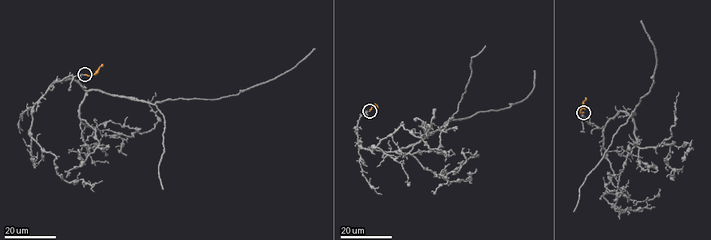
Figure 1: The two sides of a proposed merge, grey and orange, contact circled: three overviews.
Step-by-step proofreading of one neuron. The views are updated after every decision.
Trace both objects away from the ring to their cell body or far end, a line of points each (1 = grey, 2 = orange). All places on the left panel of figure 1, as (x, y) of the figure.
1: (85, 74), (49, 86), (76, 80), (85, 89), (153, 104), (217, 100), (279, 76), (315, 49)
2: (85, 74), (94, 73), (103, 64)

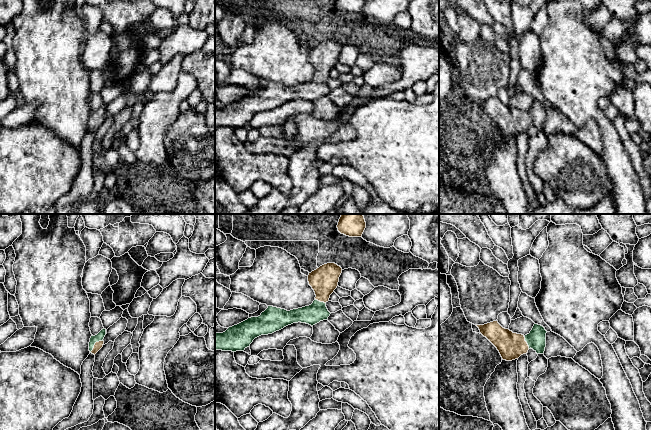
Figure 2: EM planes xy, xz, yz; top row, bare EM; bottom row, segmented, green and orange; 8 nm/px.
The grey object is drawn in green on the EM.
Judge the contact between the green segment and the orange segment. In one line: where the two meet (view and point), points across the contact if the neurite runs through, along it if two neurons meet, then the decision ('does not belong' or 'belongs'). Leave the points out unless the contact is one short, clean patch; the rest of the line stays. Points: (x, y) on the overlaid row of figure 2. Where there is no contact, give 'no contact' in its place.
meets green in xy at (94, 344); runs through xy (100, 336), (94, 344), (98, 345); belongs

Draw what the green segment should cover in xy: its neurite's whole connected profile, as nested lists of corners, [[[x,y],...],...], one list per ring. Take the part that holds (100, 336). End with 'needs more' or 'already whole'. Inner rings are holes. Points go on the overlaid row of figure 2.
[[[103,328],[97,335],[91,336],[89,342],[90,353],[95,355],[103,347],[104,344],[103,339],[105,335],[106,335],[106,329]]]; needs more

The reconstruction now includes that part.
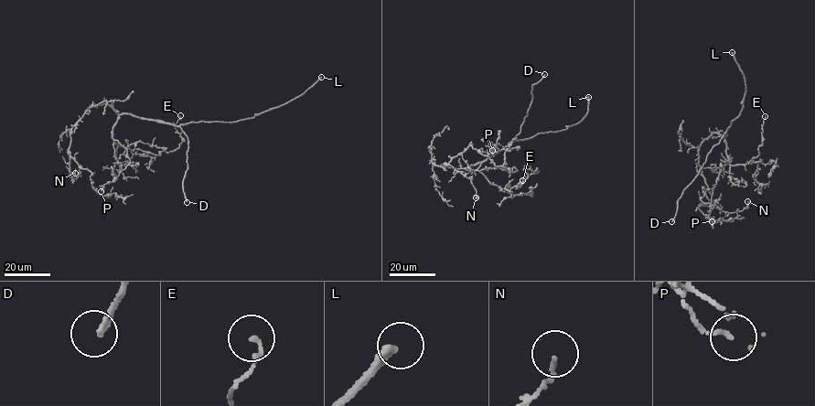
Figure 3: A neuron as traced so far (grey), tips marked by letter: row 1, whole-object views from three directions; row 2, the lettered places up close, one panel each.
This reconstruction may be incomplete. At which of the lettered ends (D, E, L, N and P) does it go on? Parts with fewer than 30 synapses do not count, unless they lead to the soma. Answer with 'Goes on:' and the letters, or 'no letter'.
Goes on: D, L

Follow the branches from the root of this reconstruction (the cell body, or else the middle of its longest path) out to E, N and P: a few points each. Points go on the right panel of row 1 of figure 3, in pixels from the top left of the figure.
E: (723, 135), (728, 163), (760, 162), (753, 158), (762, 144), (765, 116)
N: (723, 135), (711, 133), (698, 152), (700, 172), (707, 186), (706, 197), (729, 212), (742, 210), (747, 201)
P: (723, 135), (727, 163), (720, 172), (713, 191), (709, 219), (712, 221)

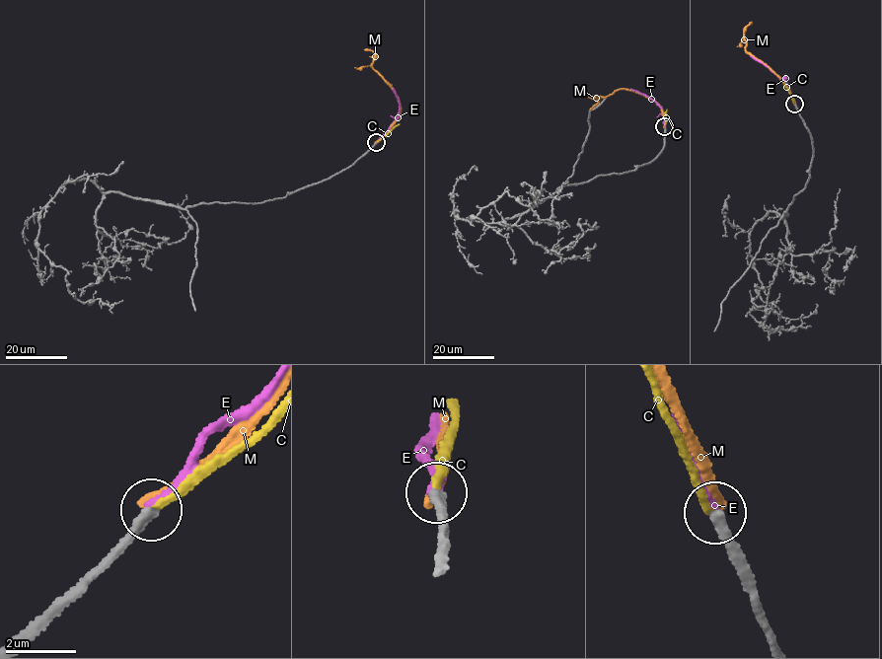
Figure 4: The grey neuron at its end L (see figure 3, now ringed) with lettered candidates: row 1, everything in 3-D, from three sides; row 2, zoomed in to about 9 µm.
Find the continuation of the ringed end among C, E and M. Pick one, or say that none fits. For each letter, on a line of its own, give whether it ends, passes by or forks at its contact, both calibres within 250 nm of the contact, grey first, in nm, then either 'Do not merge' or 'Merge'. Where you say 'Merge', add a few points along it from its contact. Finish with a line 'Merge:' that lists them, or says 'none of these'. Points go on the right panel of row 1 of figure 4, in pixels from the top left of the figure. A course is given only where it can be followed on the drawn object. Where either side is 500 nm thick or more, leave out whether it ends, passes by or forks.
C: It ends there. Thickness 300 nm (grey) against 190 nm. Do not merge
E: It ends there. Thickness 300 nm (grey) against 280 nm. Merge. Its course: (794, 104), (785, 82), (751, 55)
M: It ends there. Thickness 300 nm (grey) against 320 nm. Do not merge
Merge: E

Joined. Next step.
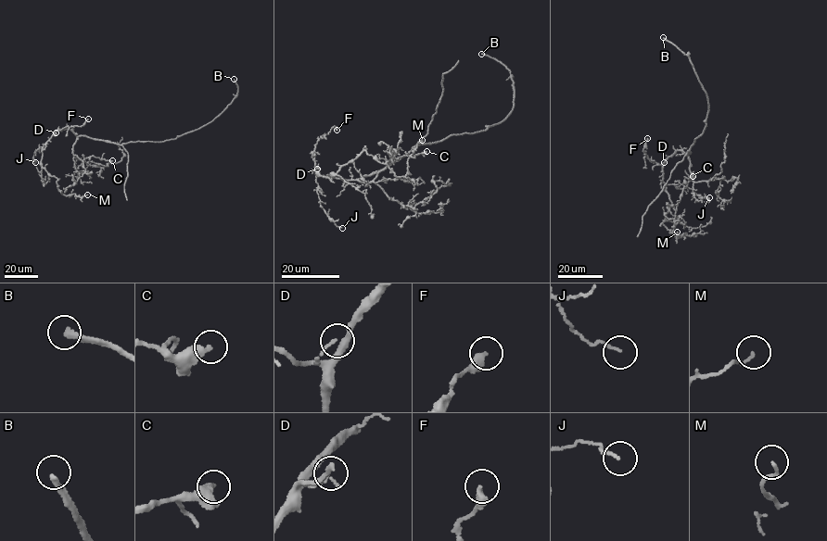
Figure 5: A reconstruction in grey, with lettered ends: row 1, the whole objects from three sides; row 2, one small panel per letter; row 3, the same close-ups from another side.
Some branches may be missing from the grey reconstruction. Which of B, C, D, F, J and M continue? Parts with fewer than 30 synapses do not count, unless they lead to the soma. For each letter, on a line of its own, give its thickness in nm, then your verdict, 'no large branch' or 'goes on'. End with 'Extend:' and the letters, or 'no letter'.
B: calibre 240 nm; goes on
C: calibre 400 nm; no large branch
D: calibre 110 nm; no large branch
F: calibre 360 nm; no large branch
J: calibre 100 nm; no large branch
M: calibre 120 nm; no large branch
Extend: B

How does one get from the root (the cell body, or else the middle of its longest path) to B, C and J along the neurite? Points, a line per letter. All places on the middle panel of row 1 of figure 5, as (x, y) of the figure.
B: (390, 163), (419, 144), (486, 131), (506, 119), (514, 98), (511, 72), (481, 54)
C: (390, 163), (362, 176), (360, 180), (371, 182), (388, 161), (426, 151)
J: (390, 163), (355, 180), (319, 175), (316, 169), (317, 192), (322, 208), (342, 228)

